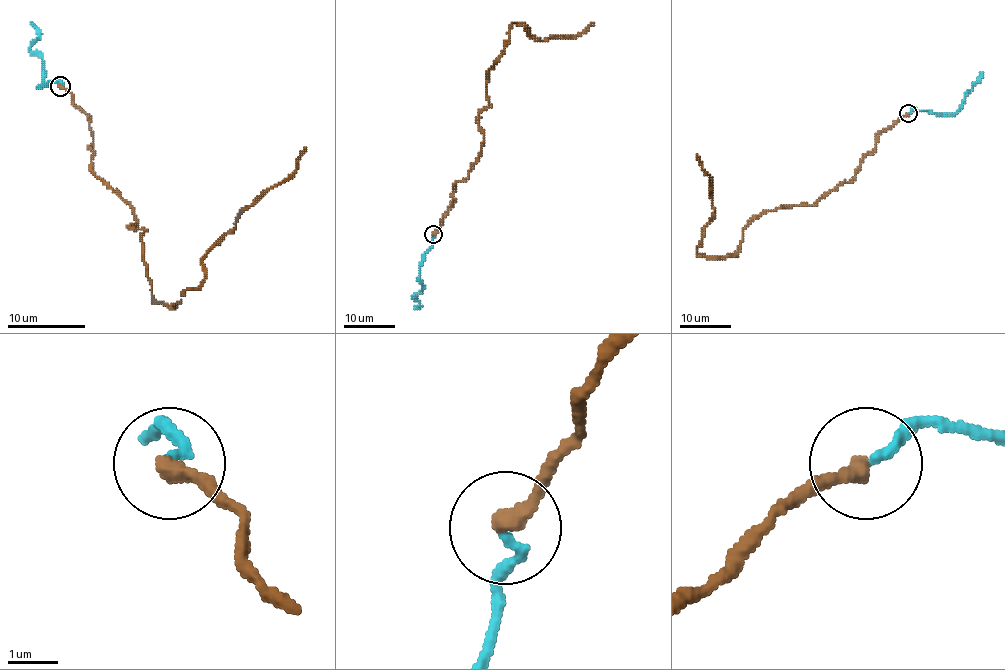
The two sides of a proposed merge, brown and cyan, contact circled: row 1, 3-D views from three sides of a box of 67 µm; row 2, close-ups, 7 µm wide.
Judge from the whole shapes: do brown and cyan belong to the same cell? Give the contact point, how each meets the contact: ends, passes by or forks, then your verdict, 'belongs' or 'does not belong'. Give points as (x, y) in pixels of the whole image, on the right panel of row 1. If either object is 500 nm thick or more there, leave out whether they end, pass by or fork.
place (908, 113); brown ends; cyan ends; belongs

